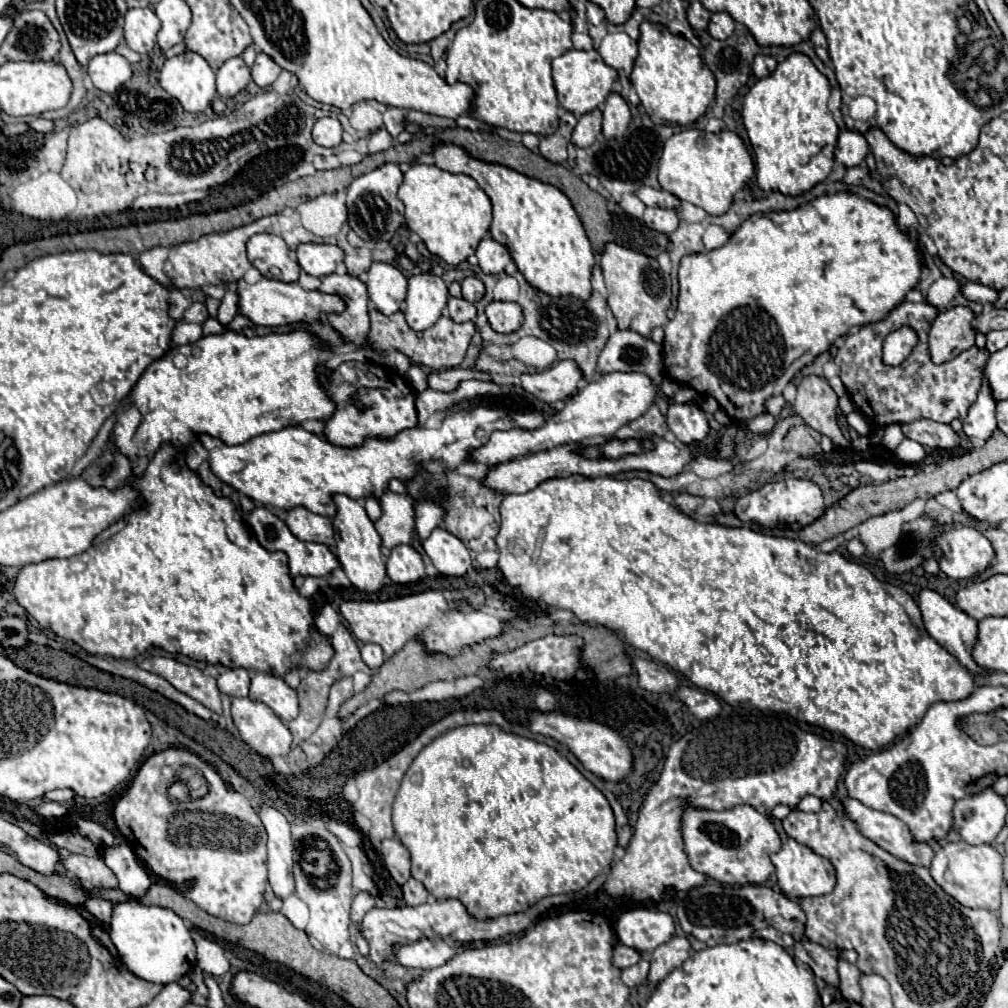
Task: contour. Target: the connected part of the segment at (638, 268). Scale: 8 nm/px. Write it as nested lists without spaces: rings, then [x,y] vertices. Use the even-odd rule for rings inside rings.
[[[607,243],[601,253],[599,267],[609,293],[607,303],[619,323],[619,329],[631,329],[649,337],[653,327],[667,323],[667,309],[671,307],[671,279],[669,275],[663,275],[657,259],[617,243]]]

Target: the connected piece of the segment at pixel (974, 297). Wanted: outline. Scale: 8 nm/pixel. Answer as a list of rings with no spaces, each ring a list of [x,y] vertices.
[[[965,283],[961,285],[961,293],[965,299],[969,301],[977,301],[977,303],[993,303],[997,299],[997,291],[991,287],[985,287],[981,283]]]

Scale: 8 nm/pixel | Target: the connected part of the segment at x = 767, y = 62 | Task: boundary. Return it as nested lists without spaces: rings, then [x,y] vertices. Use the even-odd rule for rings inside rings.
[[[757,55],[755,61],[753,61],[753,73],[757,79],[763,79],[763,77],[769,77],[773,71],[775,71],[775,65],[777,61],[773,57],[767,57],[767,55]]]

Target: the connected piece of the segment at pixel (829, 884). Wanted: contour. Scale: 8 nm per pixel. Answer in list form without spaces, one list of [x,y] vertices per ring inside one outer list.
[[[787,839],[787,843],[783,843],[781,851],[771,855],[771,861],[775,865],[777,883],[789,899],[825,895],[825,893],[831,893],[835,887],[835,869],[831,865],[831,861],[817,855],[813,849],[809,849],[807,845],[795,841],[795,839]]]

